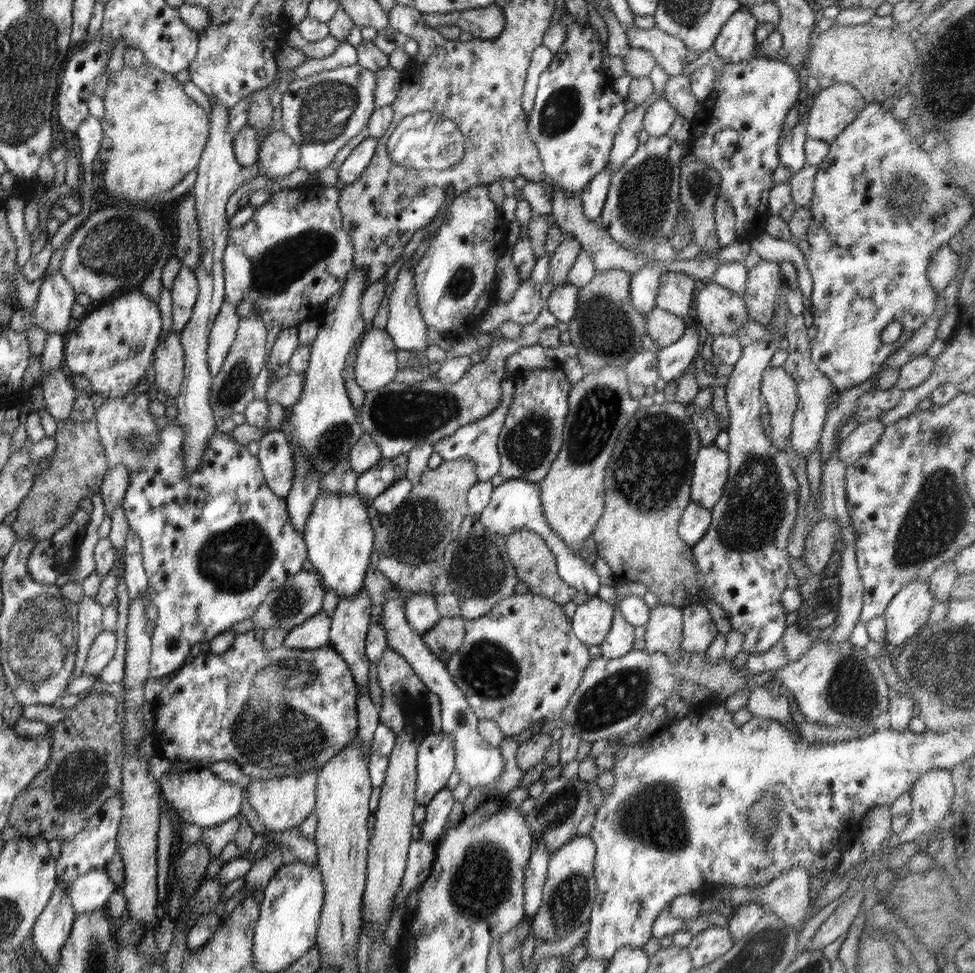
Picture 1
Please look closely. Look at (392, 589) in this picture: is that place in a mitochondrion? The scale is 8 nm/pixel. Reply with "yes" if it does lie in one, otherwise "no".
no

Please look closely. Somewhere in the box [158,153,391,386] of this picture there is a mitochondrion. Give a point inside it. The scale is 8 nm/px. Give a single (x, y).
(271, 273)

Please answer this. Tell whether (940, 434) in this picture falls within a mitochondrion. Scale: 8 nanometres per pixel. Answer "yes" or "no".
yes

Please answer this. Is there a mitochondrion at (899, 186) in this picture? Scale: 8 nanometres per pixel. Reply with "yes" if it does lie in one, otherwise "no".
yes

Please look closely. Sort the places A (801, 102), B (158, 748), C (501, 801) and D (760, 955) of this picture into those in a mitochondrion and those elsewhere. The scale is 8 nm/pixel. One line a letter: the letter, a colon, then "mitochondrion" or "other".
A: other
B: other
C: other
D: mitochondrion

